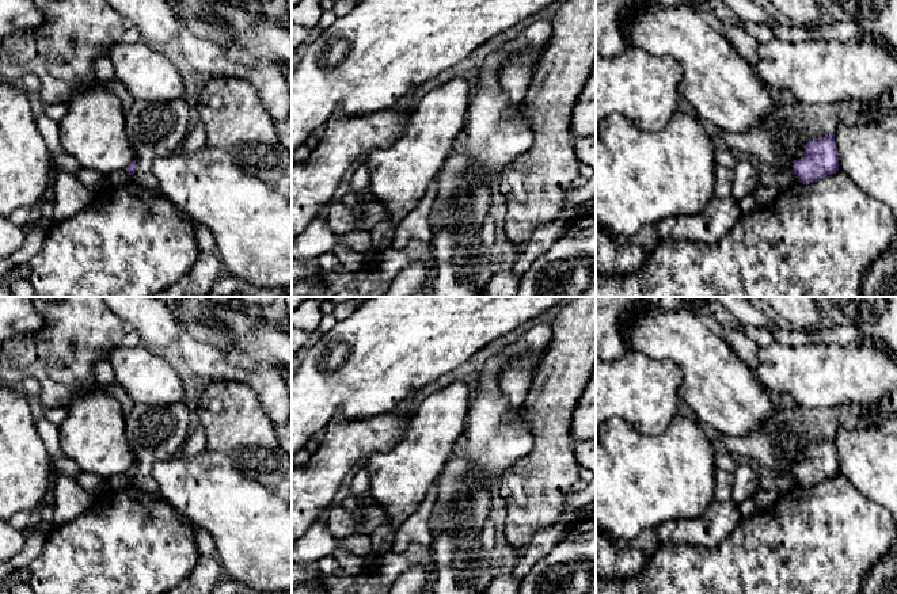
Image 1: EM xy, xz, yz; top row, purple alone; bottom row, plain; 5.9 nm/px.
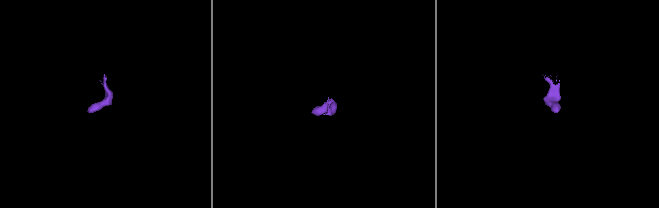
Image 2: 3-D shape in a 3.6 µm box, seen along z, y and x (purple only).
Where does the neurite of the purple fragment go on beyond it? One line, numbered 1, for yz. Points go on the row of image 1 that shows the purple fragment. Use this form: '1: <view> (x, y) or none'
1: none

